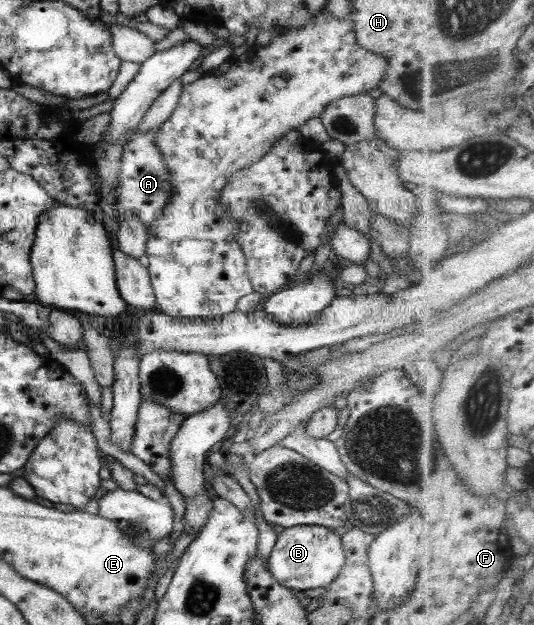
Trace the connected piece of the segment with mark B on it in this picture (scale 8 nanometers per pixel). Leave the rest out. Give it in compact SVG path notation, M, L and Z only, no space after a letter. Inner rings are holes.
M292 526L278 534L268 559L273 577L280 585L294 591L327 587L345 566L346 556L341 536L326 526Z

